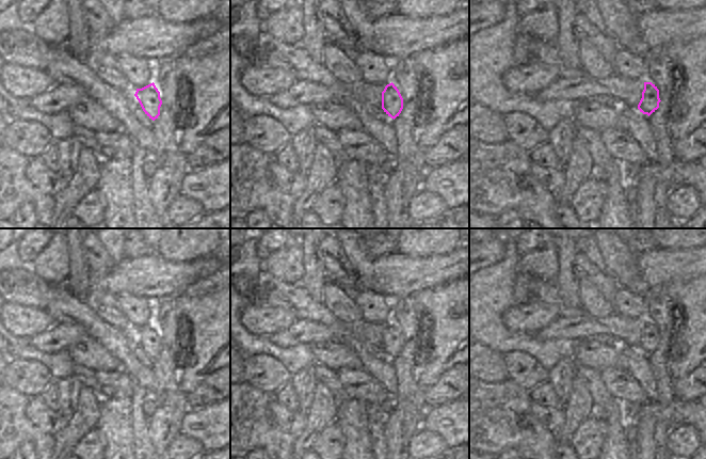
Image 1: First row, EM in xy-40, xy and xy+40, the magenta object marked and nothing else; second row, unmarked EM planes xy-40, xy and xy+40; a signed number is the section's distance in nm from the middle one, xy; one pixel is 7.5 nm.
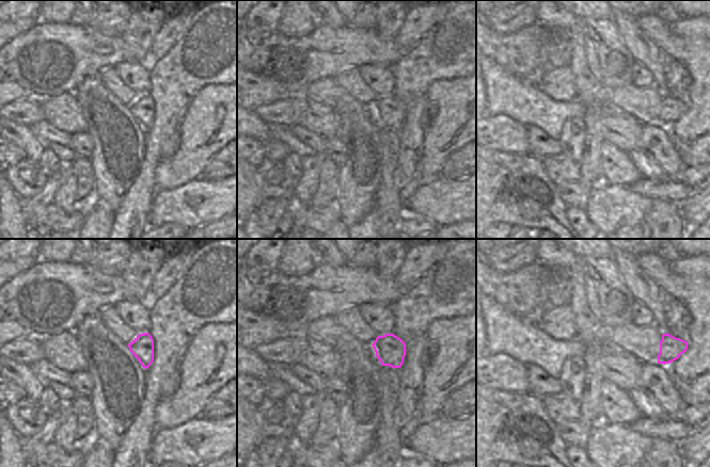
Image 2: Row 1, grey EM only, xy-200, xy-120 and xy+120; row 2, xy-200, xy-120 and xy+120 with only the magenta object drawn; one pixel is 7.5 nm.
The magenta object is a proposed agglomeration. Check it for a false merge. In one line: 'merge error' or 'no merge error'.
no merge error

